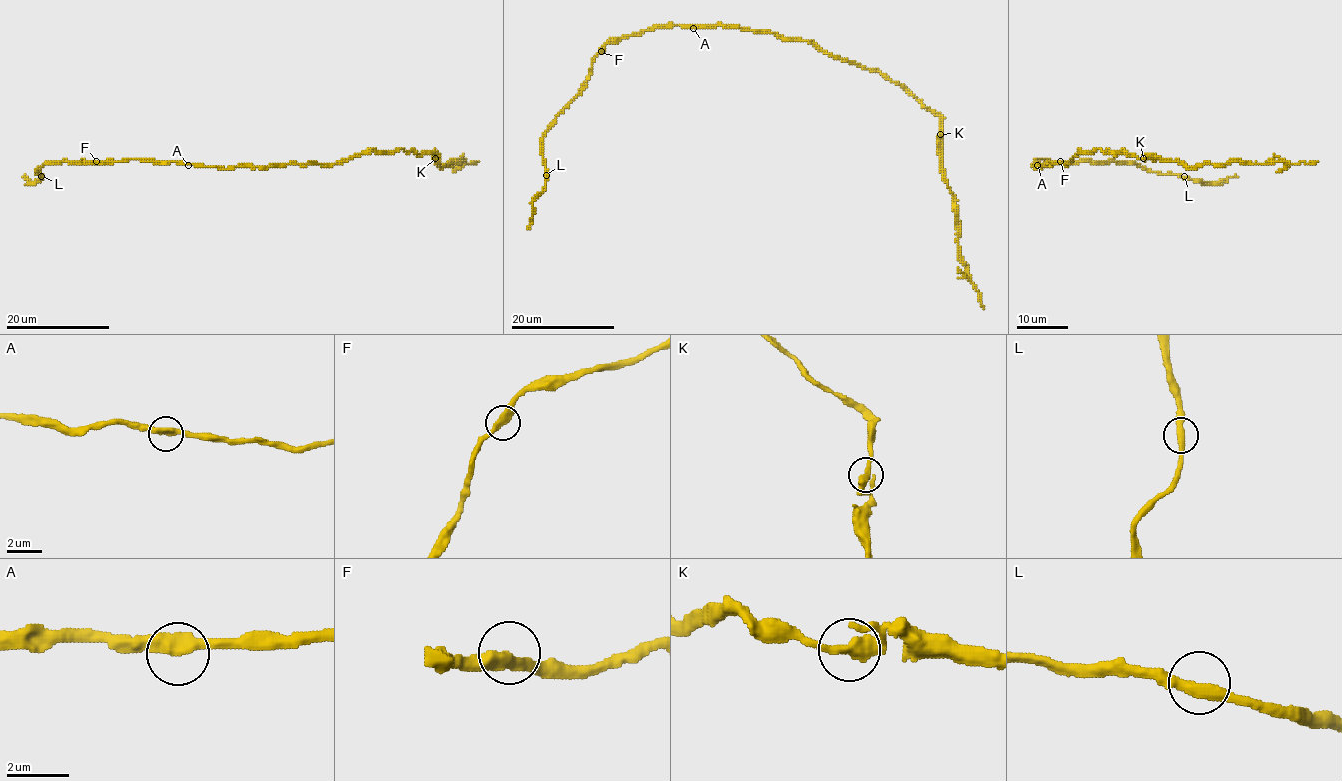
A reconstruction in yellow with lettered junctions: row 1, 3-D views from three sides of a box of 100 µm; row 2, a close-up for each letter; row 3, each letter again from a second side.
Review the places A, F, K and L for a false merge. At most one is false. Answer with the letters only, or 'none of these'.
none of these

